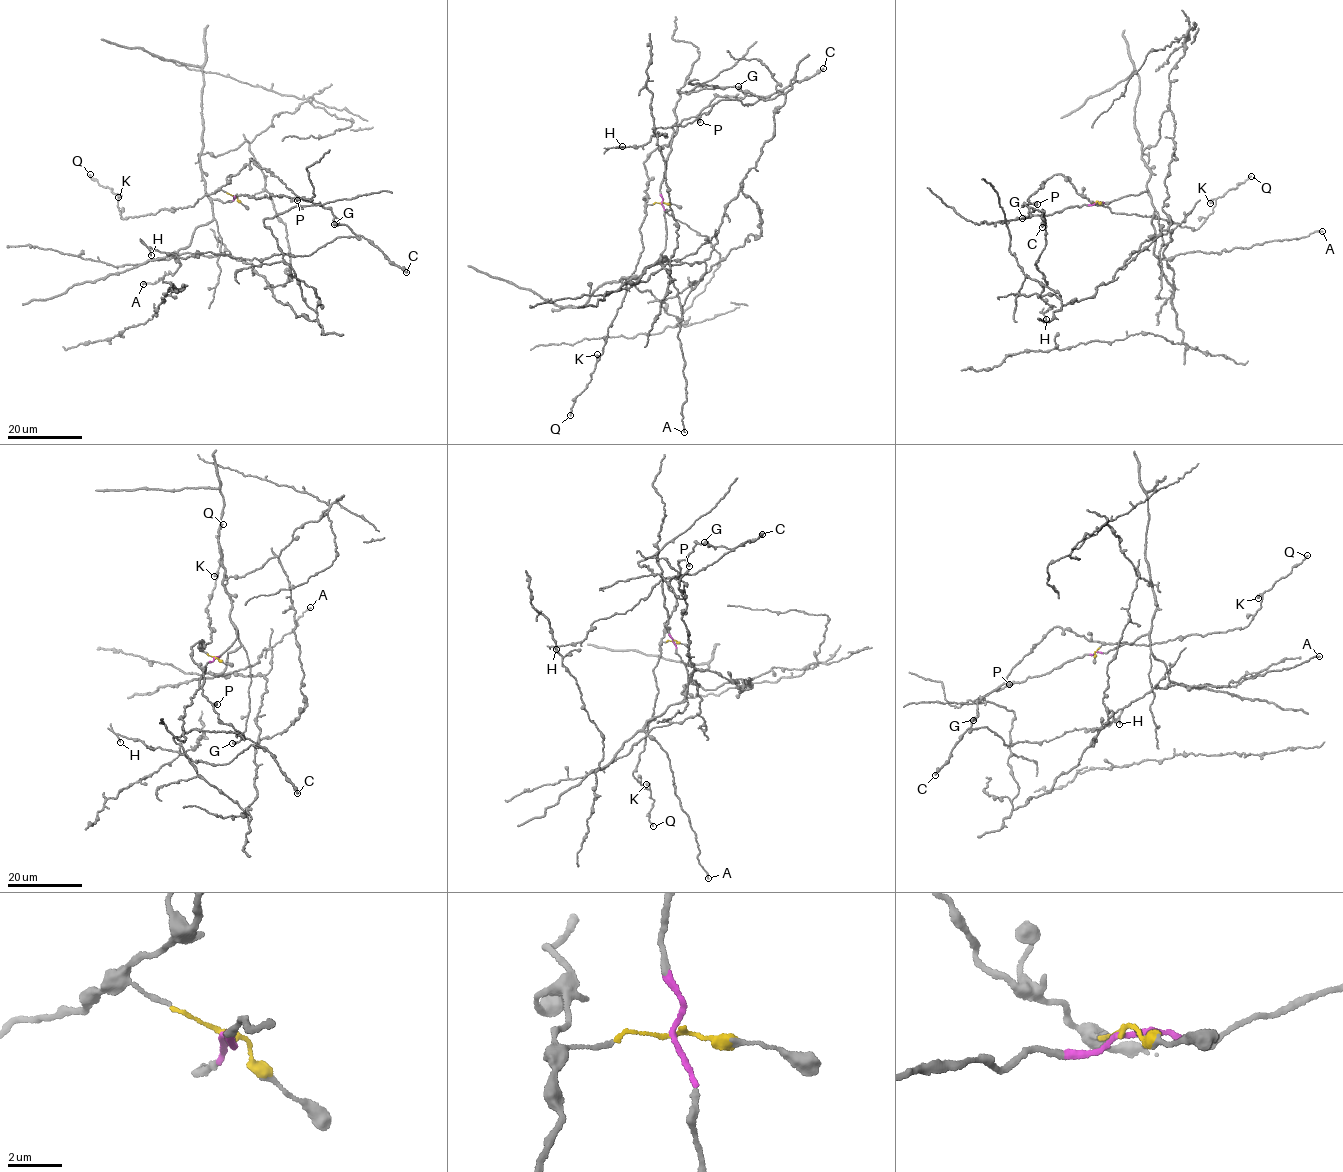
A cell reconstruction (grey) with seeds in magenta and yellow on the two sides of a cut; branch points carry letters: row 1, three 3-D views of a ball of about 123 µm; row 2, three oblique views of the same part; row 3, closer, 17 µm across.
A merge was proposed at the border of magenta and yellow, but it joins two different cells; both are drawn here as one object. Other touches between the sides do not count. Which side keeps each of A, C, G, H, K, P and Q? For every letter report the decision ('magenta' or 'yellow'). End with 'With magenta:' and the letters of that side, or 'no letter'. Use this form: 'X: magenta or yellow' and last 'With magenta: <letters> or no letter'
A: magenta
C: yellow
G: yellow
H: yellow
K: yellow
P: yellow
Q: yellow
With magenta: A

